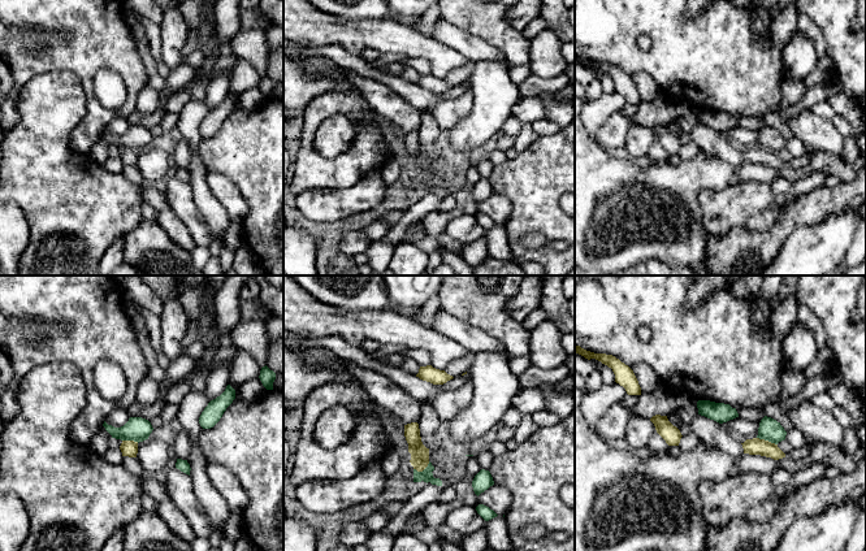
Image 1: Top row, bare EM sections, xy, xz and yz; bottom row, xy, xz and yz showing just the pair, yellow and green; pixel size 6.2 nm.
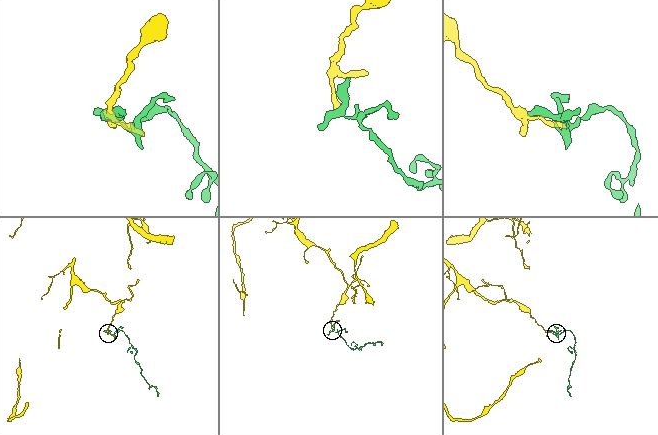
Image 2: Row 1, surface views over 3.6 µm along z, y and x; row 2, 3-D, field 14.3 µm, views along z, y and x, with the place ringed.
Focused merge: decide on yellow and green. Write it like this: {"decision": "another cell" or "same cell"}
{"decision": "another cell"}

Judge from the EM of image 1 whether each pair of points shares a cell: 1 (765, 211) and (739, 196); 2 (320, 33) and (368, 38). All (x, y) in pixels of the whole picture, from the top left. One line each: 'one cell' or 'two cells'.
1: one cell
2: one cell

